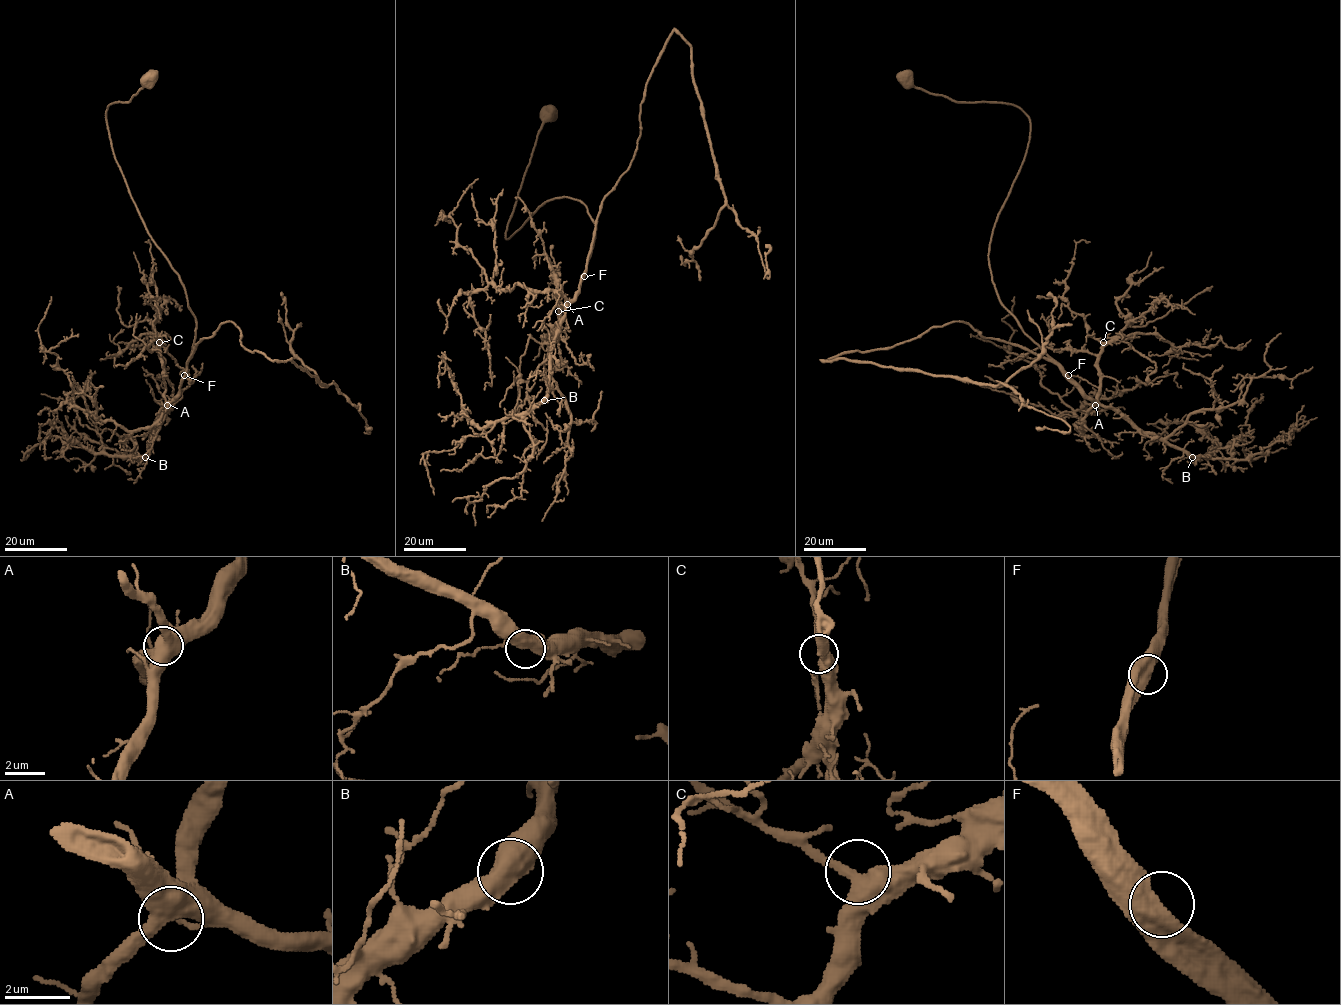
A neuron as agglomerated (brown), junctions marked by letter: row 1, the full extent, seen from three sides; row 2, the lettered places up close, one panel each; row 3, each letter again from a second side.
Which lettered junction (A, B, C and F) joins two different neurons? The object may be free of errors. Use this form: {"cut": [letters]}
{"cut": []}

